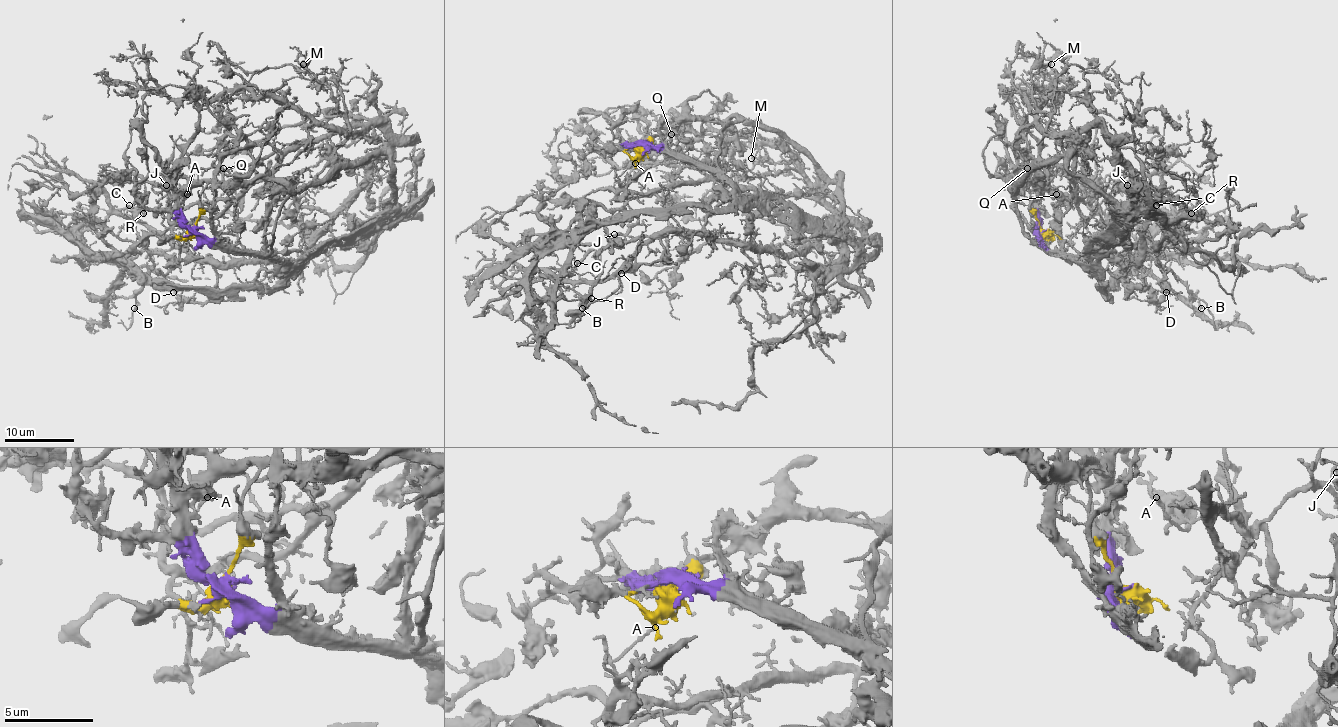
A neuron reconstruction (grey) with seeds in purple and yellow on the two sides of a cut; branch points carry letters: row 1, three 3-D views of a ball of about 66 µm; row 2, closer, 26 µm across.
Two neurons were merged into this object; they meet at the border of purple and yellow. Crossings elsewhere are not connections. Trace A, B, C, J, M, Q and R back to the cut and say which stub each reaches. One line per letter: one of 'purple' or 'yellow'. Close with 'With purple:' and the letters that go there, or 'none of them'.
A: yellow
B: yellow
C: yellow
J: yellow
M: yellow
Q: yellow
R: yellow
With purple: none of them

